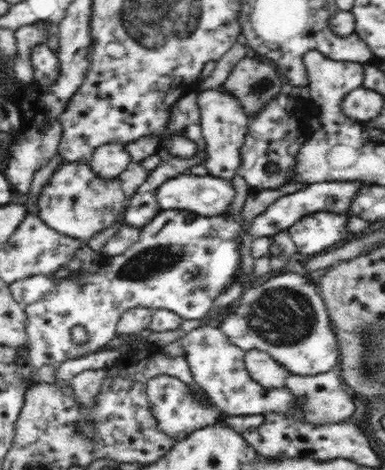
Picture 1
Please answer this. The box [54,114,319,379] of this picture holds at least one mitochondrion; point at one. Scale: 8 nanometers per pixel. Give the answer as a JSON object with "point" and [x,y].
{"point":[156,259]}

